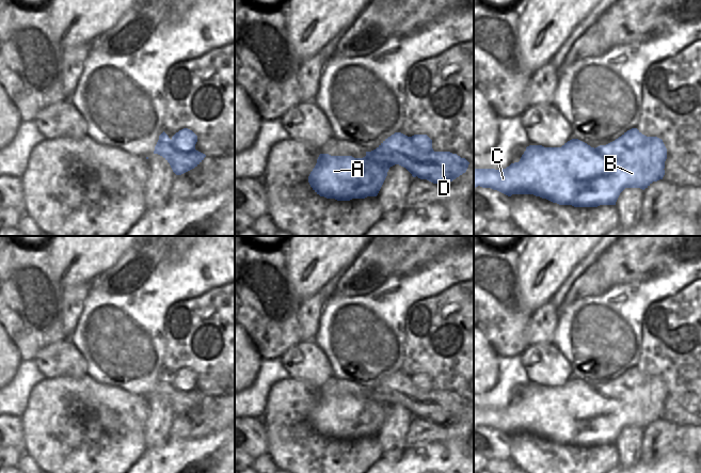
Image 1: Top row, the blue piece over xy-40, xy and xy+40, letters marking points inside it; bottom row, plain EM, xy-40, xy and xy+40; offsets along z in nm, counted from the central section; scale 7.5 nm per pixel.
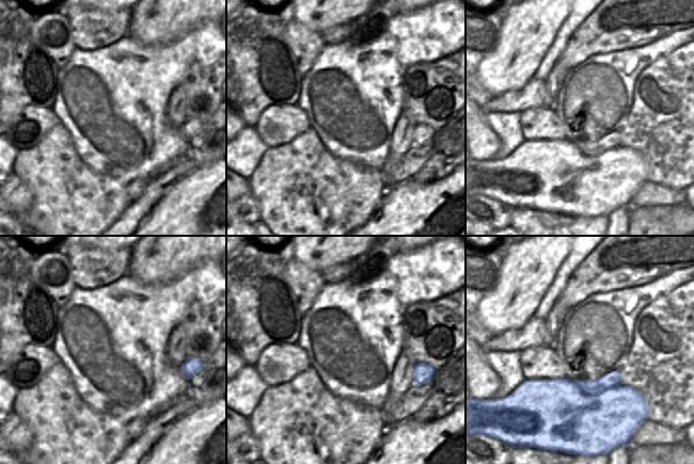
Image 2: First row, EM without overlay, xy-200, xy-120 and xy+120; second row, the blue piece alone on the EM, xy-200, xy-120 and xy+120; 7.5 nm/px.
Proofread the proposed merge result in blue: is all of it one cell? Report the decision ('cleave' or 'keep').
cleave

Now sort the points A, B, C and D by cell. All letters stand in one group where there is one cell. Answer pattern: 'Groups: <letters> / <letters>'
Groups: A B C / D.

